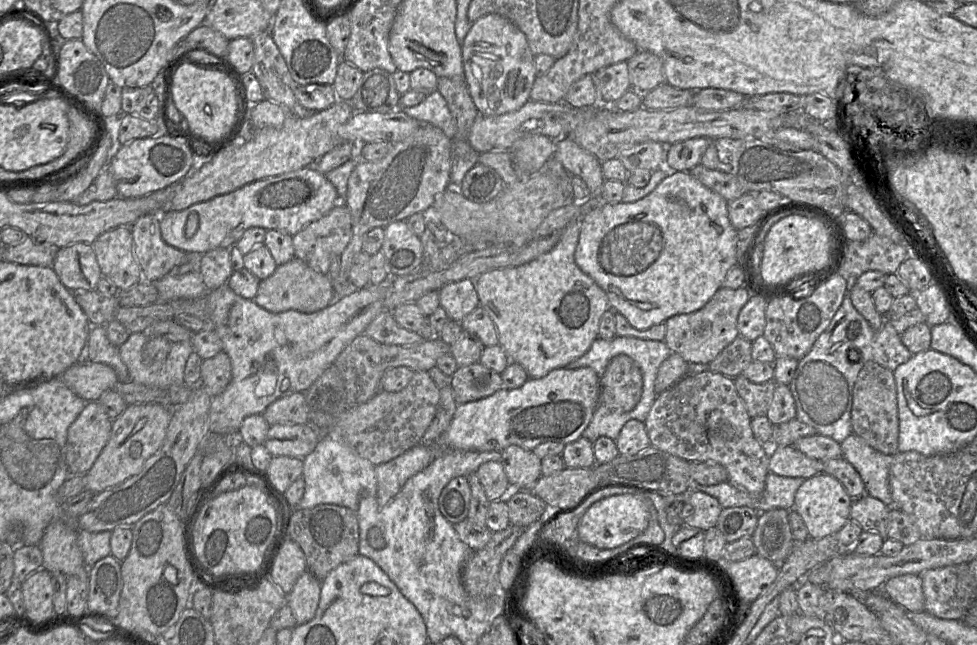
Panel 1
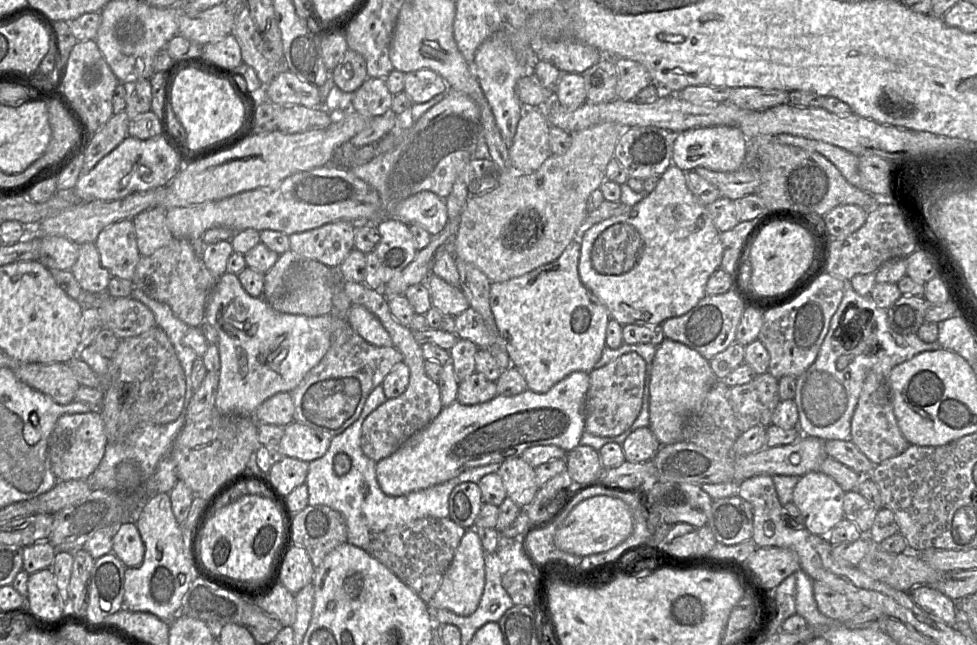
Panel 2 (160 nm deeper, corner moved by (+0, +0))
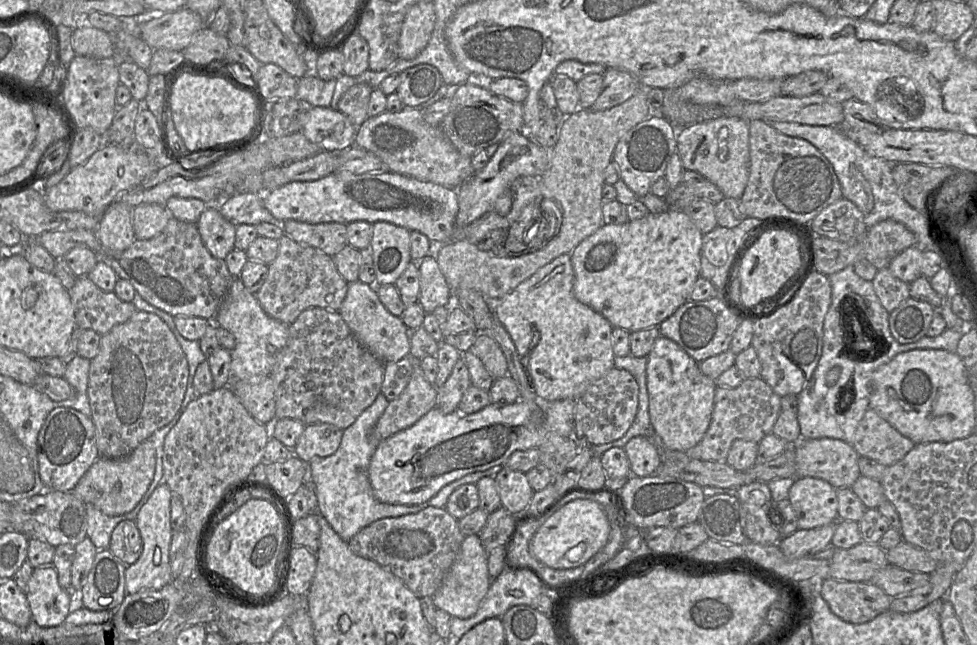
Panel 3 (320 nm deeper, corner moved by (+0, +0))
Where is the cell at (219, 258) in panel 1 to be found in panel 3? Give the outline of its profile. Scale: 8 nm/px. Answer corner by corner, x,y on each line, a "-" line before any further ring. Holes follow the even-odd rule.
207,205
196,225
205,247
214,258
225,260
235,249
236,225
226,220
216,205

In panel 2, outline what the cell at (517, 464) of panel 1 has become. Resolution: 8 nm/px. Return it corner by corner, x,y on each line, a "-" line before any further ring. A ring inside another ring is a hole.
520,456
506,458
497,471
507,496
520,508
526,508
538,492
535,468

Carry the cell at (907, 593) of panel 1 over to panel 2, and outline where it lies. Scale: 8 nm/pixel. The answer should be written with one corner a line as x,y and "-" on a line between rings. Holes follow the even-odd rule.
919,585
910,590
914,602
924,611
938,617
950,626
955,626
960,614
953,599
928,585

